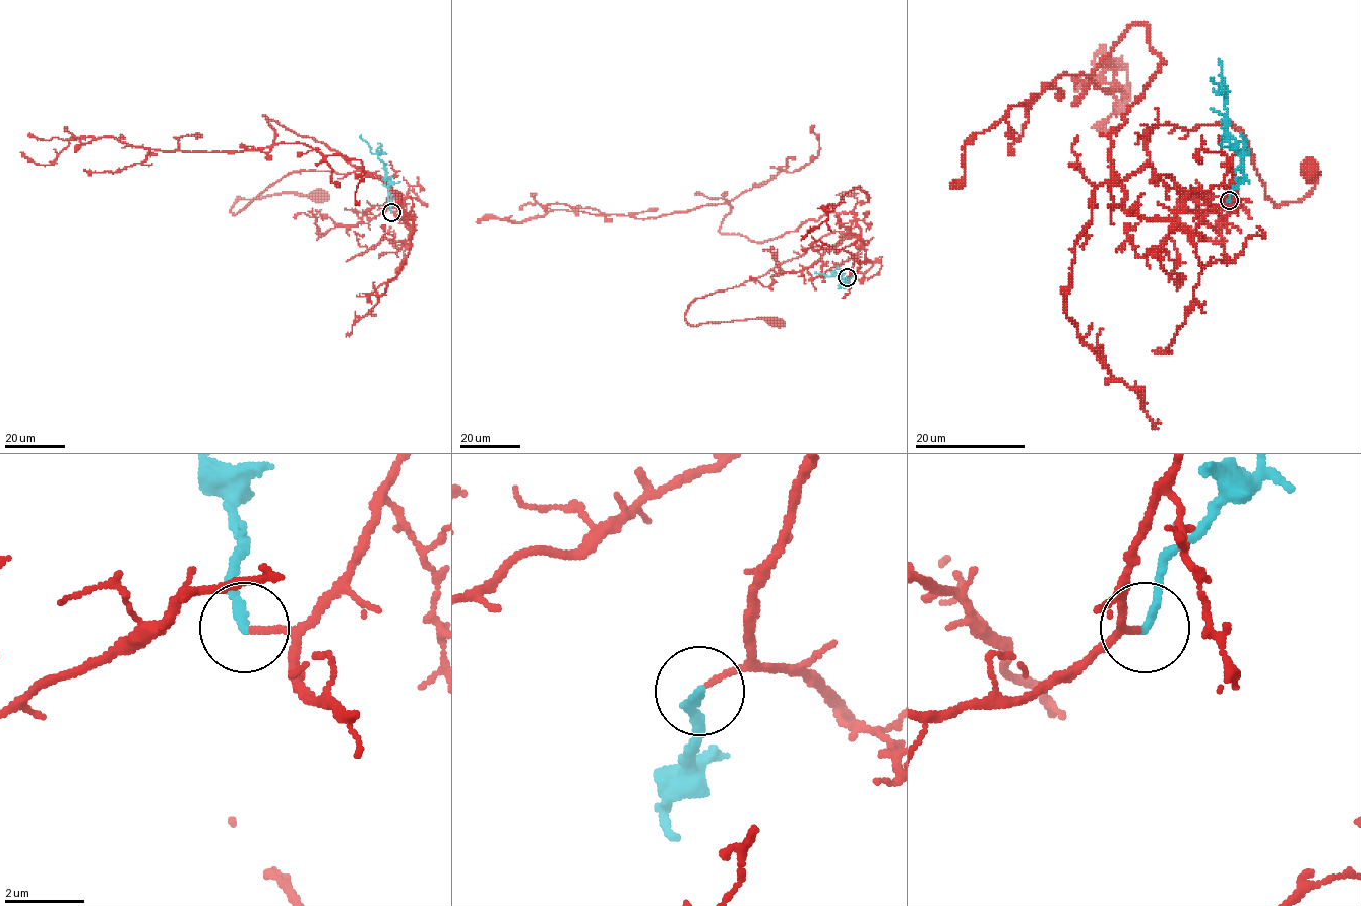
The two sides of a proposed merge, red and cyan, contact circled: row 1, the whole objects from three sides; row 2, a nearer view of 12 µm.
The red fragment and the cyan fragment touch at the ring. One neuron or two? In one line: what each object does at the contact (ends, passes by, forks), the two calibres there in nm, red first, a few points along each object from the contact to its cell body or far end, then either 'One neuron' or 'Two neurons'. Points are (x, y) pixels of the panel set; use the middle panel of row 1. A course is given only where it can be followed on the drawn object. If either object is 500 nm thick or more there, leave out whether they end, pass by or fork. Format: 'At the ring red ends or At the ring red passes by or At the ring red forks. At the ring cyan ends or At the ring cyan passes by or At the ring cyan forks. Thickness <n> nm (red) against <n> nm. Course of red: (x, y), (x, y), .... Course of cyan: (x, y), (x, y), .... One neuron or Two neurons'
At the ring red ends. At the ring cyan ends. Thickness 140 nm (red) against 240 nm. Course of red: (847, 276), (860, 246), (854, 219), (685, 315), (691, 326), (775, 322). Course of cyan: (847, 277), (844, 285), (845, 281), (841, 276), (827, 276), (815, 271). Two neurons

